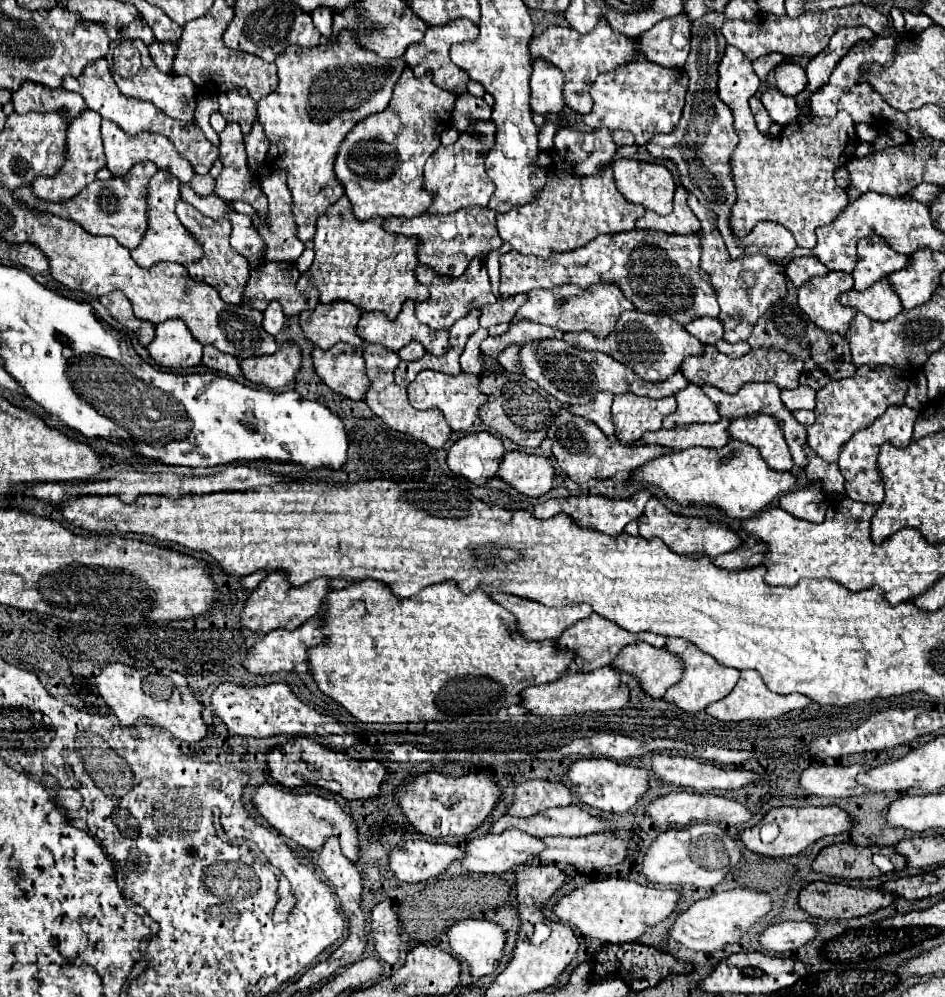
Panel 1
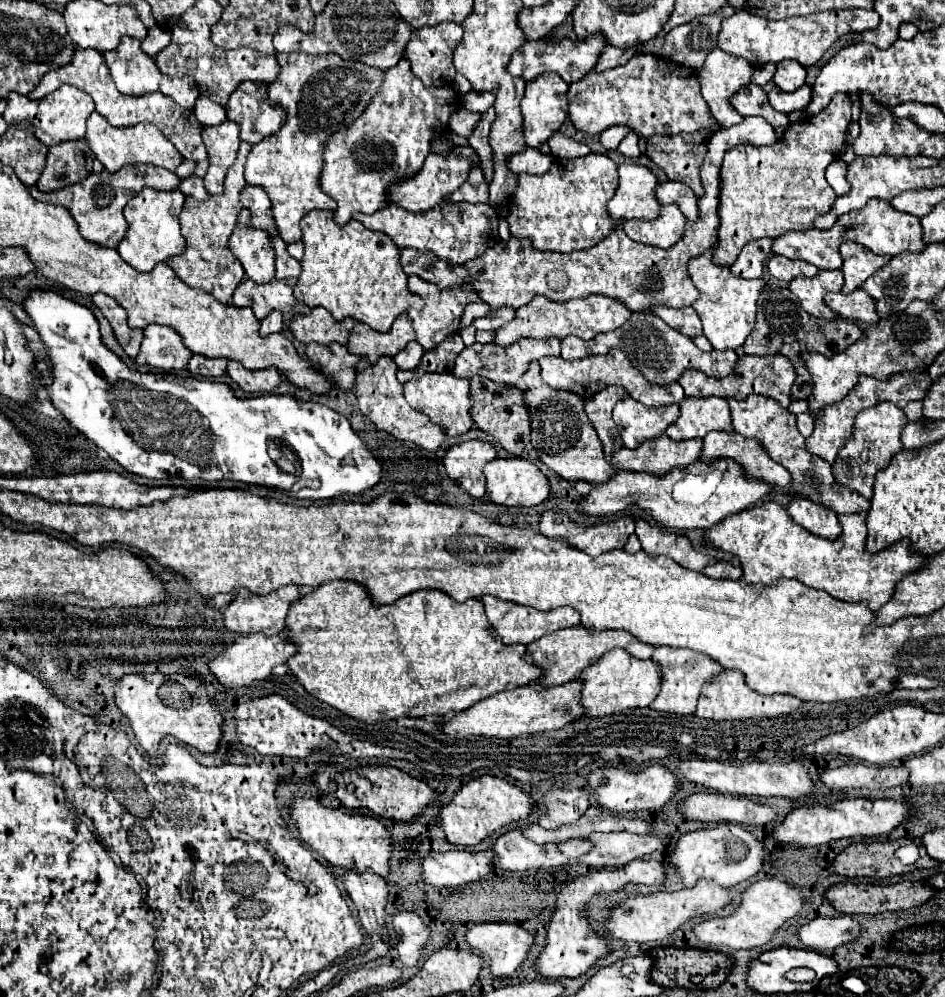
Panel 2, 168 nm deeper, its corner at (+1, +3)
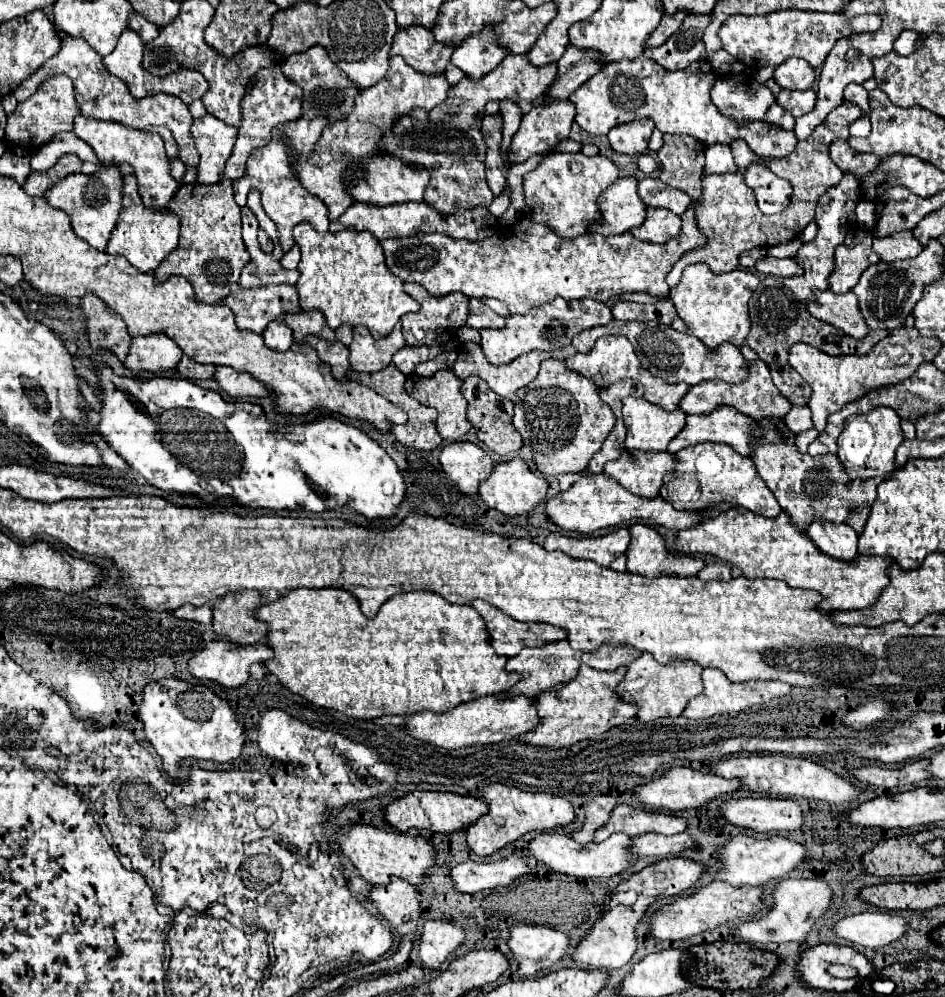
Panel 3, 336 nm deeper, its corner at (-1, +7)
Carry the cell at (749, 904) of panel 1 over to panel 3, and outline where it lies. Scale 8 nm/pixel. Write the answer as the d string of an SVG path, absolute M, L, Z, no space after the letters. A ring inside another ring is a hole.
M791 878L781 880L775 884L773 890L773 908L767 914L763 914L759 920L747 920L735 926L733 936L739 936L755 946L769 942L773 944L793 942L793 940L801 942L809 934L813 922L829 908L829 902L831 902L831 890L829 884L823 880L791 880Z

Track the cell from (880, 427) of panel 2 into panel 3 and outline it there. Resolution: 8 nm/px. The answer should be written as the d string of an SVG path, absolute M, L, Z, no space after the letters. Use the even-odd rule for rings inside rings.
M885 406L875 408L873 412L867 412L867 414L851 416L845 422L845 430L841 432L837 440L837 446L839 446L837 458L845 466L851 480L855 478L869 480L875 476L885 476L895 470L895 450L903 442L903 432L901 432L899 422L901 418L897 416L897 412Z

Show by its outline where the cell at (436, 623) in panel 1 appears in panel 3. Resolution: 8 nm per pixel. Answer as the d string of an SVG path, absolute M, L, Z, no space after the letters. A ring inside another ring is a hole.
M297 588L261 606L257 618L269 624L267 644L275 650L275 656L265 662L269 672L291 692L301 694L309 702L359 720L423 710L445 712L469 702L469 690L479 698L505 692L521 680L517 672L505 672L509 658L493 652L485 620L477 616L477 610L471 604L449 604L435 592L413 590L397 594L379 608L375 618L367 618L355 596L343 588Z

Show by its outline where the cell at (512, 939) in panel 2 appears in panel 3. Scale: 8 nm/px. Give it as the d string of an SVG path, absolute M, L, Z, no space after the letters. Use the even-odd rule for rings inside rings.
M537 924L511 926L507 938L507 946L517 964L517 974L523 978L551 968L565 954L567 944L567 934Z

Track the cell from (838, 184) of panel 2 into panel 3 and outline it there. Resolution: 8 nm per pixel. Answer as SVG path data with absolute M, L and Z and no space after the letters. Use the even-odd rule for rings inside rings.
M843 172L841 182L837 186L829 188L829 192L825 192L821 196L821 200L817 204L817 214L815 214L815 220L817 220L817 226L819 226L817 238L803 244L799 248L797 256L795 256L795 260L805 268L805 274L783 280L783 284L787 288L791 288L801 302L813 300L817 290L829 288L829 276L833 274L833 268L835 268L835 248L843 242L845 232L851 226L855 226L855 208L857 208L859 200L861 200L861 190L859 190L859 184L857 184L857 176L849 176L849 172Z

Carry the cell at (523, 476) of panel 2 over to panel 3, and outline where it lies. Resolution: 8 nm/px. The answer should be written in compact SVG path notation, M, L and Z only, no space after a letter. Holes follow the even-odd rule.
M513 458L499 462L493 468L489 478L479 486L479 496L485 500L489 508L495 508L507 516L521 516L525 512L531 512L539 502L545 500L547 488L549 484L541 474L533 472L521 458Z

